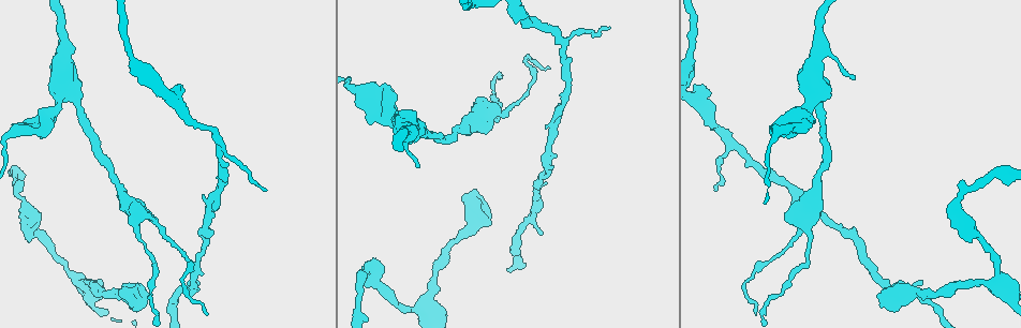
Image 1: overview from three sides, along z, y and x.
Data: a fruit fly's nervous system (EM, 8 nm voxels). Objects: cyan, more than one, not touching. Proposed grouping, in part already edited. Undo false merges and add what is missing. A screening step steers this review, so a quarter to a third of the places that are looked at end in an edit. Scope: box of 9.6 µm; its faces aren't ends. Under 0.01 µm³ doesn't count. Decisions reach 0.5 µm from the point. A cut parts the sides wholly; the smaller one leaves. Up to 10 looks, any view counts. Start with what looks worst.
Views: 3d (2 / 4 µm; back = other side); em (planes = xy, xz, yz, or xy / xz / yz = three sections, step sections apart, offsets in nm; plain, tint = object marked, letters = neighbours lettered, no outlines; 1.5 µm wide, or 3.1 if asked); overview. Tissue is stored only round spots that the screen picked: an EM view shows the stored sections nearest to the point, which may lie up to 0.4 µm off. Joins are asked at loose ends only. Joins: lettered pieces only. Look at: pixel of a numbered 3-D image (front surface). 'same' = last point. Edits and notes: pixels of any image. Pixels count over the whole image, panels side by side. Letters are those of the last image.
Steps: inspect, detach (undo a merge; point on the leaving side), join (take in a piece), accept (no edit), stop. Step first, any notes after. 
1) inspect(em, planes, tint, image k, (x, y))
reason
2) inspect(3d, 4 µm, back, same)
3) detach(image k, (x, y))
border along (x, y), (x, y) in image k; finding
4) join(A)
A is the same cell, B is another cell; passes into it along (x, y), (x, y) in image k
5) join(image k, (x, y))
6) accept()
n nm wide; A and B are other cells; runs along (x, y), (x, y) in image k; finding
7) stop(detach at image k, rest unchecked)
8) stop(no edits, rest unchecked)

inspect(em, planes, letters, image 1, (882, 305))
stops while still wide

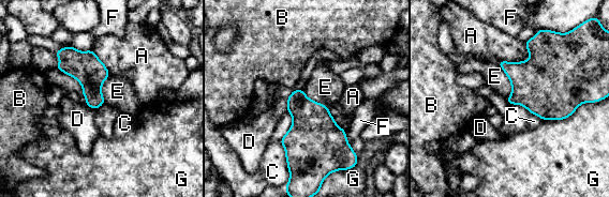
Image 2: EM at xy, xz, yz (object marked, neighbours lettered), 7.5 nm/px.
accept()
A, B, C, D, E, F and G are other cells; border along (86, 105), (95, 109) in image 2; none of them fits

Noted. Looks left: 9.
inspect(3d, 4 µm, image 1, (546, 126))

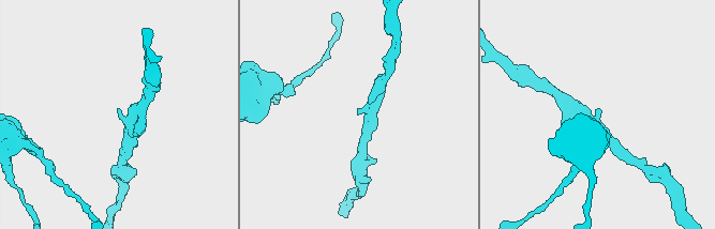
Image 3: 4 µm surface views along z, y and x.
inspect(em, planes, letters, image 3, (117, 110))
now the EM

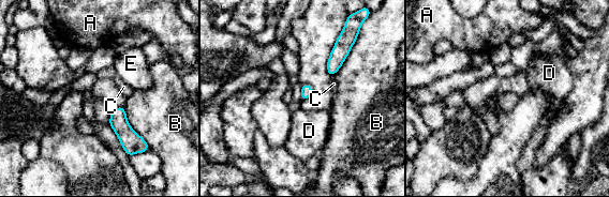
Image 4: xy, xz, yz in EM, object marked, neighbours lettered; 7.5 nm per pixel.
accept()
B touches over 360 nm; A, B, C, D and E are other cells; border along (123, 107), (127, 121), (149, 148) in image 4; no lettered piece goes on from it

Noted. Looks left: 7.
inspect(em, yz, step 4, letters, image 1, (852, 79))
tapers out

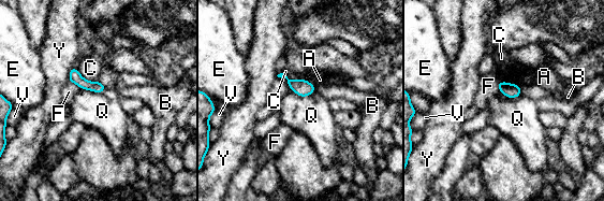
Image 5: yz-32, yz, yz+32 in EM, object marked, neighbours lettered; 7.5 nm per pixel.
inspect(em, planes, letters, same)

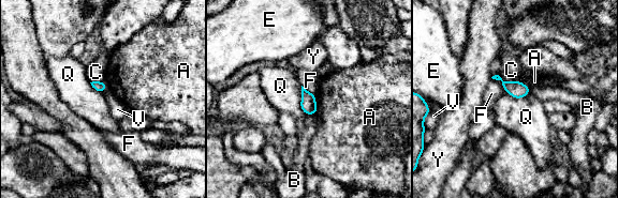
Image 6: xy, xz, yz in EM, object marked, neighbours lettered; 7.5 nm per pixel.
accept()
A, B, C, E, F, Q, V and Y are other cells; border along (300, 86), (300, 109), (306, 115) in image 6; no lettered piece goes on from it

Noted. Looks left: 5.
inspect(3d, 4 µm, image 1, (709, 111))
thick turns thin

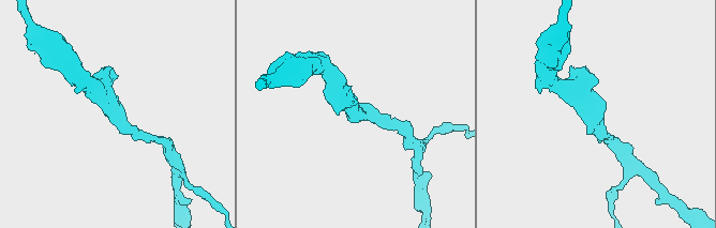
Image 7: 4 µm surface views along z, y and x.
inspect(em, planes, tint, image 7, (595, 112))
now the EM

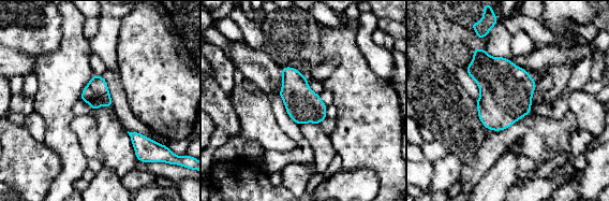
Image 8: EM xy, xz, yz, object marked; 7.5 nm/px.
inspect(em, planes, letters, same)
what lies round it

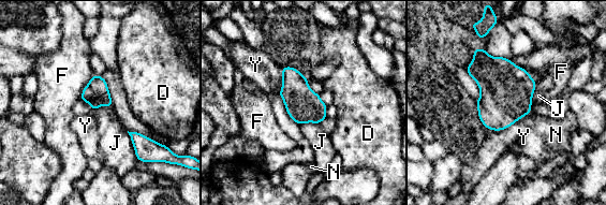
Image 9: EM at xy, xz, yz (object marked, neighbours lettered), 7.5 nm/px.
accept()
120 nm wide; D, F, J, N and Y are other cells; border along (529, 113), (506, 128), (487, 129) in image 9; one cell here

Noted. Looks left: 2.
stop(no edits, rest unchecked)

